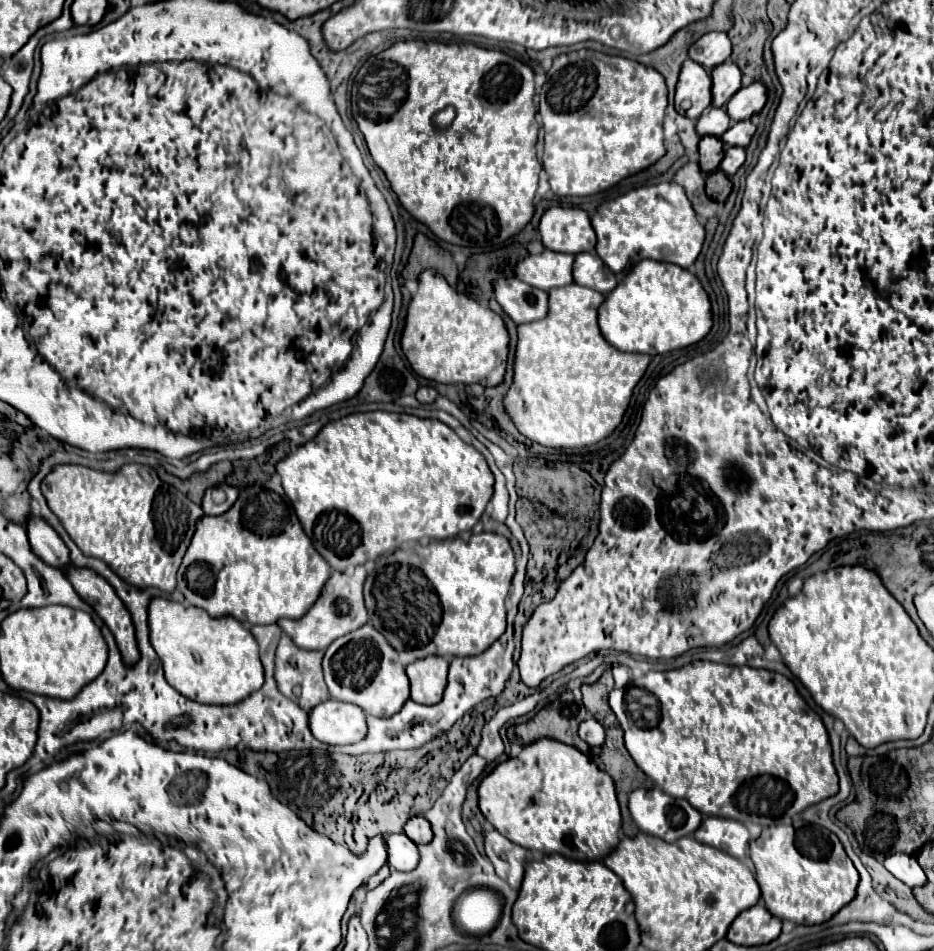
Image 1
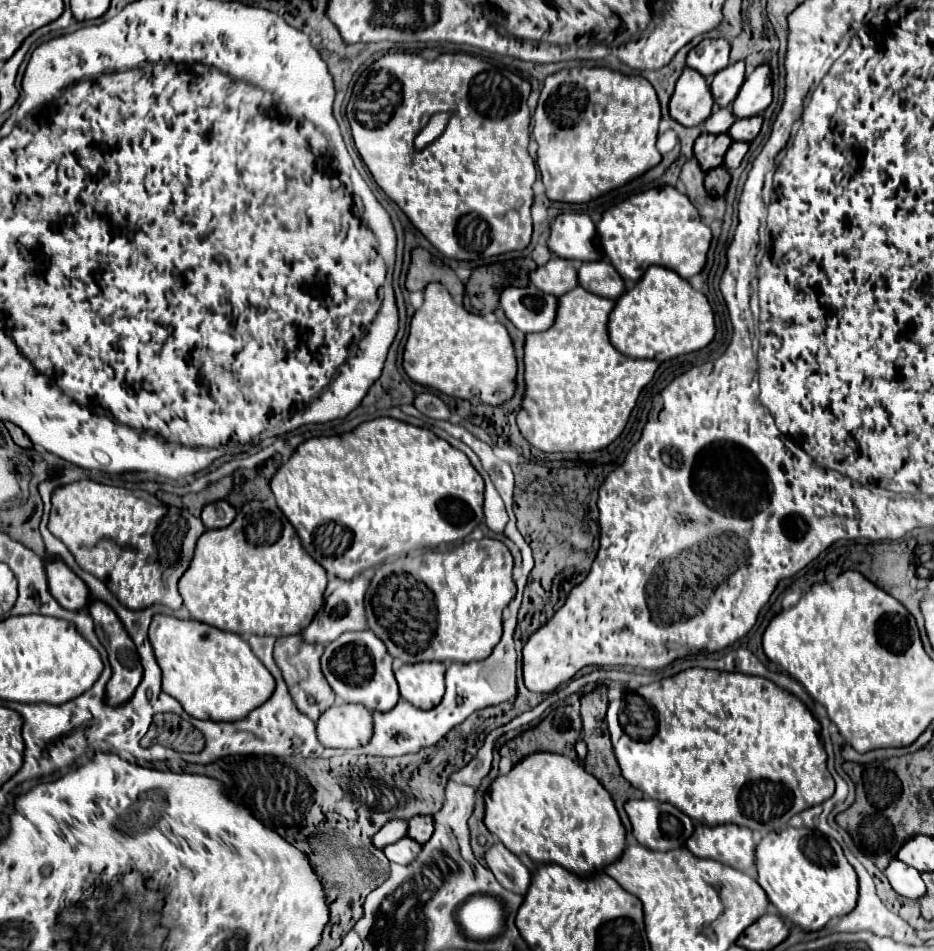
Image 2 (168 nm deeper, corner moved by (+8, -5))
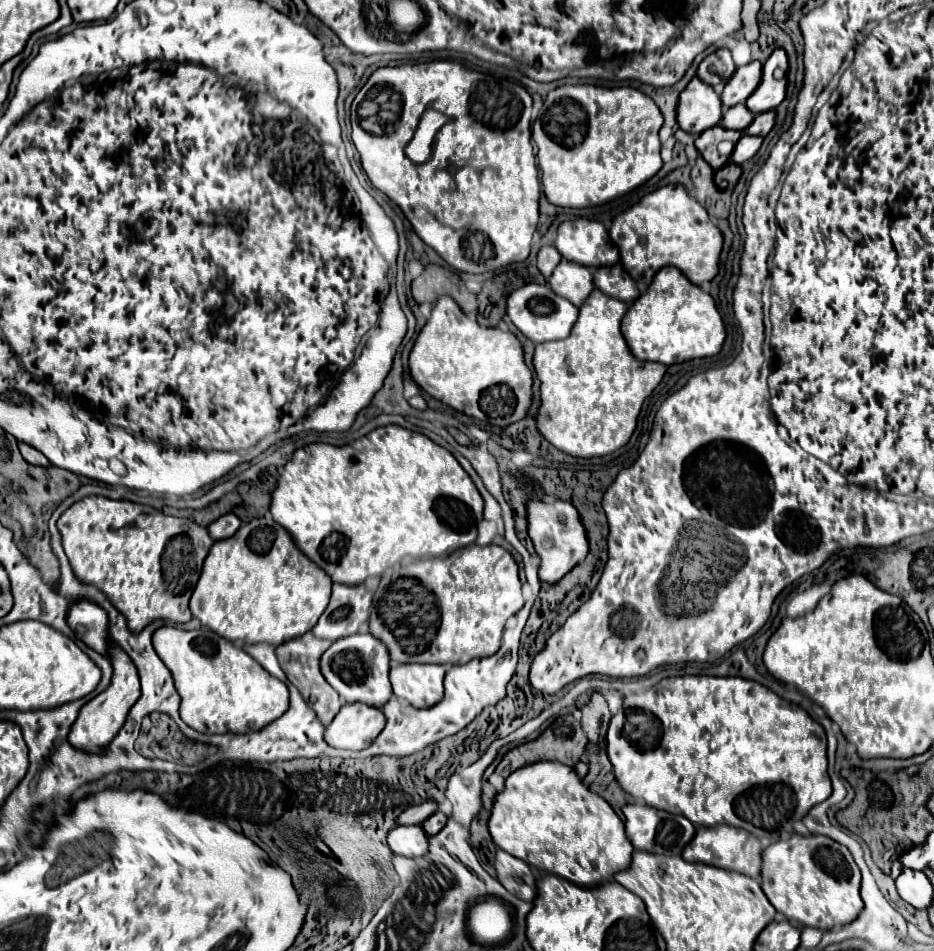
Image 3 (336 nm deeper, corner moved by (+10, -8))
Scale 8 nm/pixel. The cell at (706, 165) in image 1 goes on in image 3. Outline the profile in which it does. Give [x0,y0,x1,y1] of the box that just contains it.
[696,126,742,170]

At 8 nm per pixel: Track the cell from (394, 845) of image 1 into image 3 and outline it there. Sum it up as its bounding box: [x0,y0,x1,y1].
[388,826,428,858]

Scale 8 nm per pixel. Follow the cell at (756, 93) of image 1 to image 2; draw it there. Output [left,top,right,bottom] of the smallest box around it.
[732,65,772,117]

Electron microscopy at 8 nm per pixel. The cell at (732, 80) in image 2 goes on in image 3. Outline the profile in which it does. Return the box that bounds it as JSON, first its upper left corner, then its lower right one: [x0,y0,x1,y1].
[720,62,762,108]

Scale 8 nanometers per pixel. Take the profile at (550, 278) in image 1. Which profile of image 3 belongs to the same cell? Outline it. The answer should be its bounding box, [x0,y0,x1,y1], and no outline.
[548,260,594,306]

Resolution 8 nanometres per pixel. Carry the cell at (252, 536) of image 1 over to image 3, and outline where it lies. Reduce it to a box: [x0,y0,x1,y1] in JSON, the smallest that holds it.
[190,518,332,644]

